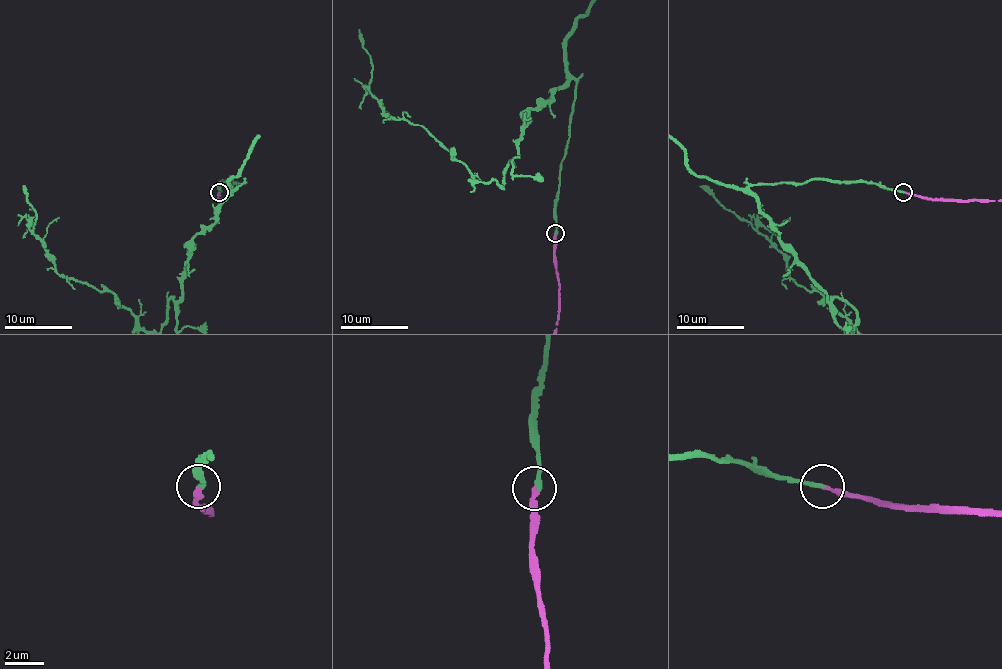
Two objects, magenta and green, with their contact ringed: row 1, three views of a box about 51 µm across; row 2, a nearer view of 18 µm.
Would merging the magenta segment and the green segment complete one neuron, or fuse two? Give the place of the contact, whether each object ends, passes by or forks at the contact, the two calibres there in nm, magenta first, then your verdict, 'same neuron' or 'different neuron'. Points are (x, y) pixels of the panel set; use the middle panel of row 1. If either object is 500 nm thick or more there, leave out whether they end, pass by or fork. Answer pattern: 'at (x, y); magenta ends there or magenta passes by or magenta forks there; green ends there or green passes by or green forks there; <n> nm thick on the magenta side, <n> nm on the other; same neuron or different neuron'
at (555, 233); magenta ends there; green ends there; 200 nm thick on the magenta side, 220 nm on the other; same neuron

